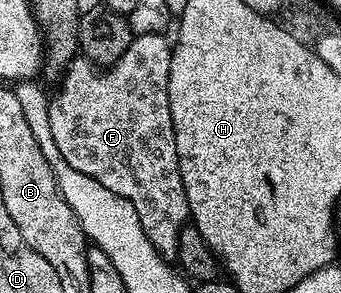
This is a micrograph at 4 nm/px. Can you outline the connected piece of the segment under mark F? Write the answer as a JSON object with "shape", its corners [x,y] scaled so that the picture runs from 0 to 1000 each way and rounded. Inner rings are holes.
{"shape":[[[484,113],[393,116],[364,184],[308,232],[243,191],[223,191],[182,242],[167,283],[170,311],[144,324],[141,437],[152,451],[152,478],[164,478],[164,505],[176,505],[176,532],[188,532],[188,546],[199,546],[223,587],[270,601],[270,614],[305,628],[317,655],[340,655],[340,669],[375,683],[375,696],[399,710],[422,805],[434,805],[434,819],[478,881],[499,887],[519,870],[522,809],[551,768],[557,713],[528,601],[516,464],[493,341],[504,157],[493,130],[487,143],[487,126]]]}

